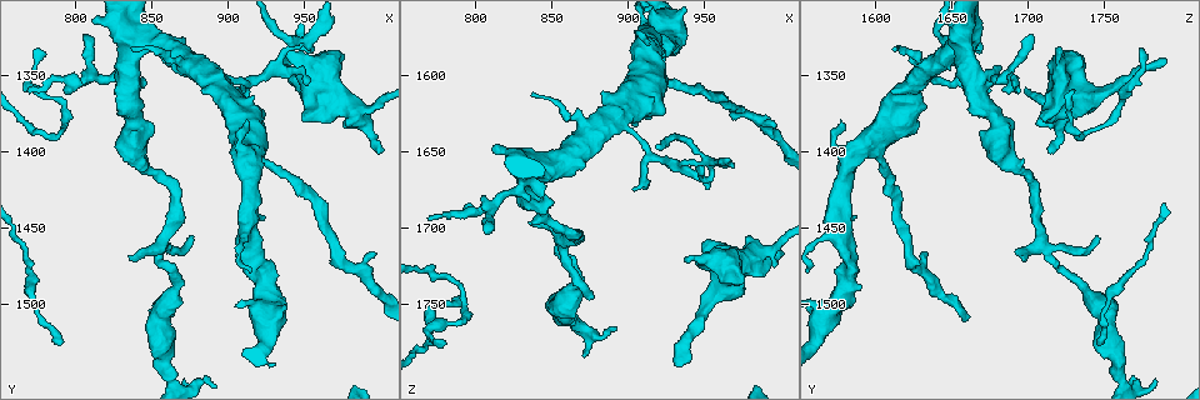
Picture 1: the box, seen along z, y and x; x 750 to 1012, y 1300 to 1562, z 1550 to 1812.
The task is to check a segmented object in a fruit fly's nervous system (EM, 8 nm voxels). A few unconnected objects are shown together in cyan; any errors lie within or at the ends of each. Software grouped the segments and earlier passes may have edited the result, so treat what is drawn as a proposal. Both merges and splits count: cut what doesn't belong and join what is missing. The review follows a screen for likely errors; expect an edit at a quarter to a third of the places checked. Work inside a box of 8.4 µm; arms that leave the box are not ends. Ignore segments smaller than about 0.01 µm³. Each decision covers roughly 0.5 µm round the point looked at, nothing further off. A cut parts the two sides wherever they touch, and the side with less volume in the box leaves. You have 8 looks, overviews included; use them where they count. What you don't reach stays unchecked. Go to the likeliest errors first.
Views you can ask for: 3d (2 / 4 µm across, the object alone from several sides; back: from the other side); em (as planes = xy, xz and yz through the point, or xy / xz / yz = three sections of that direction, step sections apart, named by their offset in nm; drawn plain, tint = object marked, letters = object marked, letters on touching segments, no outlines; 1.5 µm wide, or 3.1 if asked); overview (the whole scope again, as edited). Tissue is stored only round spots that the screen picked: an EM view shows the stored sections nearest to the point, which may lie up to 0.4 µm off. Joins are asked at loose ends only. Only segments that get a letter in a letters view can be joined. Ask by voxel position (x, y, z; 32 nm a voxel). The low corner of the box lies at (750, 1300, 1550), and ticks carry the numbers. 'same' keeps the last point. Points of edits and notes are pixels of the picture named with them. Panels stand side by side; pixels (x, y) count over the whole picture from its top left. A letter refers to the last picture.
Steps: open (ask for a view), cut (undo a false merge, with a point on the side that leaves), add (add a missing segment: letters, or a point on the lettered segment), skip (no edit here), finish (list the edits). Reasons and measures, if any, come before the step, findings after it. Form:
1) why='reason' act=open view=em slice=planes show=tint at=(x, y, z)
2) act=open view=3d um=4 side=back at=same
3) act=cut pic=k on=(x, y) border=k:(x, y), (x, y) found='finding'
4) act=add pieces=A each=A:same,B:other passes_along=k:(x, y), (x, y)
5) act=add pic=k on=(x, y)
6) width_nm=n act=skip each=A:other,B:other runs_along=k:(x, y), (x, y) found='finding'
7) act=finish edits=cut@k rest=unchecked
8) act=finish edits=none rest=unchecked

why='thin arm on a thick one' act=open view=em slice=xz step=4 show=tint at=(980, 1370, 1718)

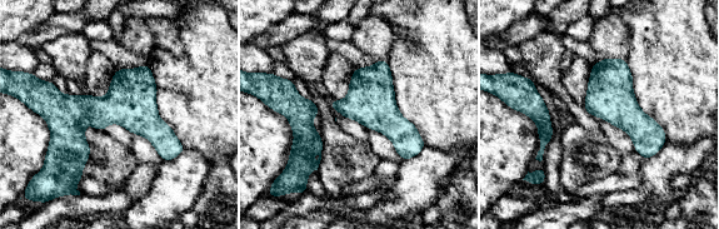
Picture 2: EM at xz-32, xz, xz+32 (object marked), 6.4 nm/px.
why='another direction' act=open view=em slice=planes show=tint at=same

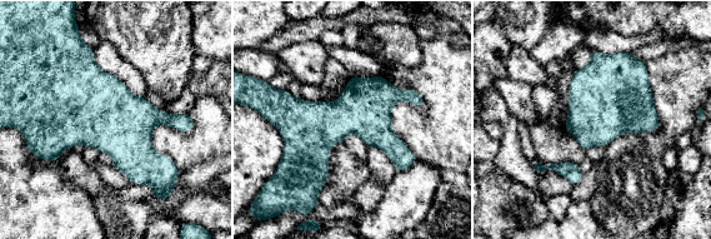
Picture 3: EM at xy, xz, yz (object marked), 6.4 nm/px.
why='what lies round it' act=open view=em slice=planes show=letters at=same

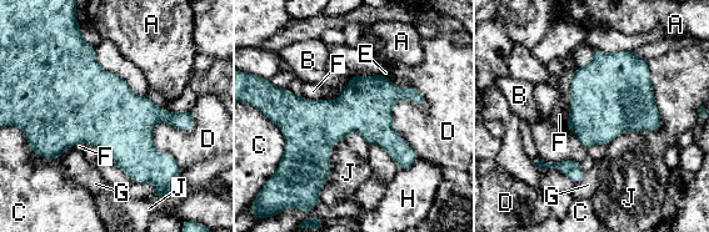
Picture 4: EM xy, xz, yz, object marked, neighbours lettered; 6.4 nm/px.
width_nm=320 act=skip each=A:other,B:other,C:other,D:other,E:other,F:other,G:other,H:other,J:other border=4:(577, 69), (565, 126) found='continuous, no second neuron'

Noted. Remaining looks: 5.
why='tapers out' act=open view=3d um=4 at=(834, 1470, 1696)

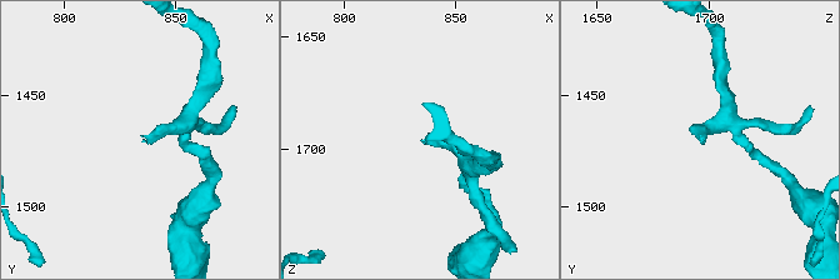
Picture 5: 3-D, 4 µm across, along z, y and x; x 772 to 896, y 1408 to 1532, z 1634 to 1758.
act=open view=em slice=xz step=4 show=letters at=(835, 1470, 1697)

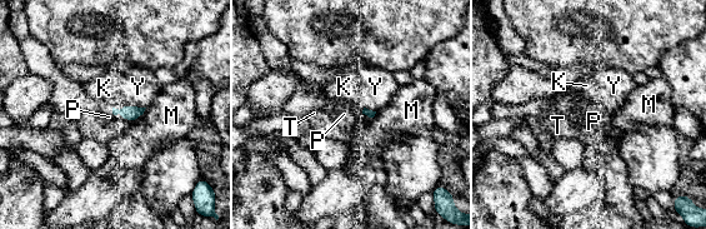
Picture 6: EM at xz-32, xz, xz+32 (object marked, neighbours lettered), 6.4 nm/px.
longest_contact=Y:150nm act=skip each=K:other,M:other,P:other,T:other,Y:other border=6:(121, 117), (131, 122) found='no lettered segment goes on from it'

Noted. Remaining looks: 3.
why='an open end' act=open view=em slice=planes show=letters at=(774, 1334, 1772)

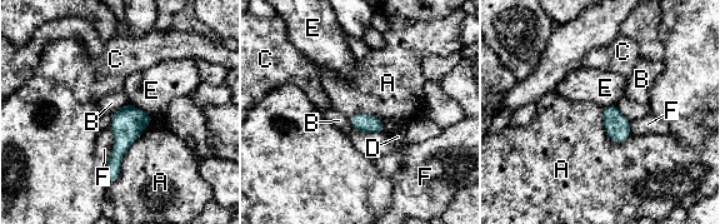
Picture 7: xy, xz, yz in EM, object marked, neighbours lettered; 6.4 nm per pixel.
width_nm=130 act=skip each=A:other,B:other,C:other,D:other,E:other,F:other border=7:(153, 119), (109, 184) found='none of them fits'

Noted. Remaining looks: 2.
act=finish edits=none rest=unchecked

